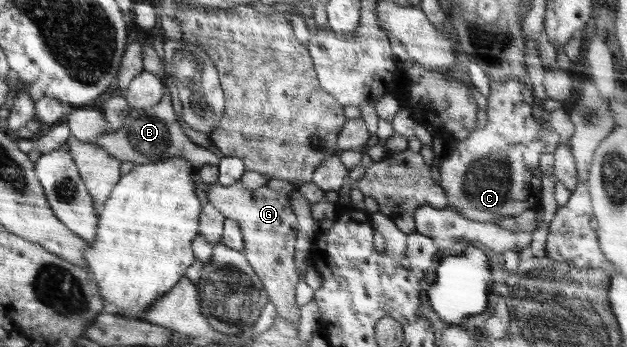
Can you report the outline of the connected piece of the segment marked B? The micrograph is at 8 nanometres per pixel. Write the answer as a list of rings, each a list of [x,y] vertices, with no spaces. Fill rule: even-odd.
[[[167,92],[162,100],[149,109],[134,110],[124,120],[124,123],[117,126],[112,133],[104,134],[92,142],[94,147],[112,155],[121,162],[132,161],[134,164],[156,163],[172,156],[185,157],[197,170],[207,163],[218,165],[221,160],[212,151],[194,144],[184,135],[180,124],[177,121],[172,101]]]

